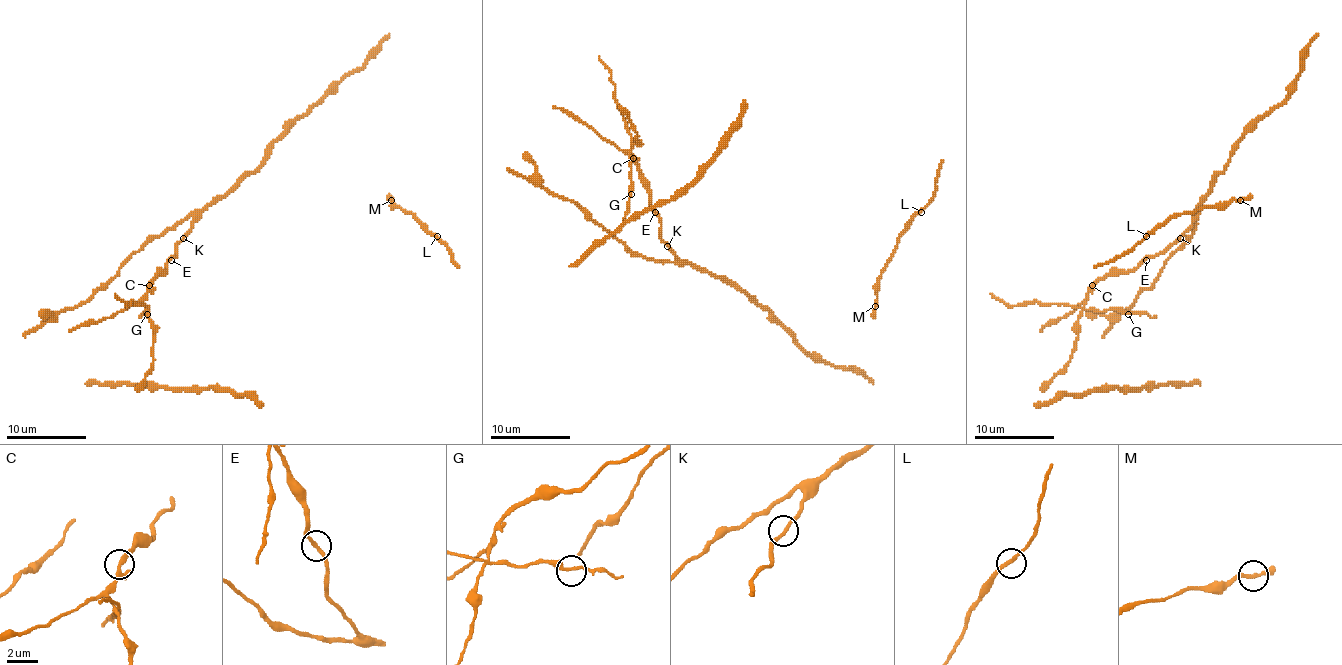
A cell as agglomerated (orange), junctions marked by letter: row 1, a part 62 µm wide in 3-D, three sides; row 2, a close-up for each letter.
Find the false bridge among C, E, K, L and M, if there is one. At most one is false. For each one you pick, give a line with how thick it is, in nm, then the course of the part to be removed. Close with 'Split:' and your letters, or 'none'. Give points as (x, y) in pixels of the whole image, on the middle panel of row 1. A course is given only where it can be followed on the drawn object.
C: 200 nm | (633, 158), (627, 152), (631, 148), (629, 128), (617, 102), (611, 72), (599, 56)
Split: C

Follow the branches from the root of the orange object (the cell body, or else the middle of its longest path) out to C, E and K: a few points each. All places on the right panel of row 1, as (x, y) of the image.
C: (1196, 218), (1162, 252), (1148, 256), (1132, 270), (1112, 272), (1092, 286)
E: (1196, 218), (1172, 244), (1146, 260)
K: (1196, 218), (1180, 238)

